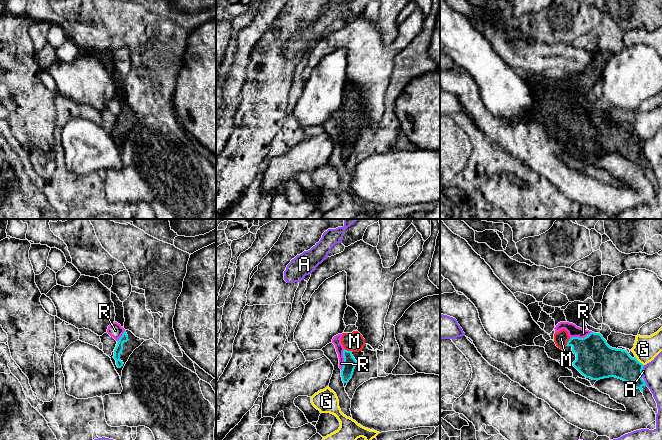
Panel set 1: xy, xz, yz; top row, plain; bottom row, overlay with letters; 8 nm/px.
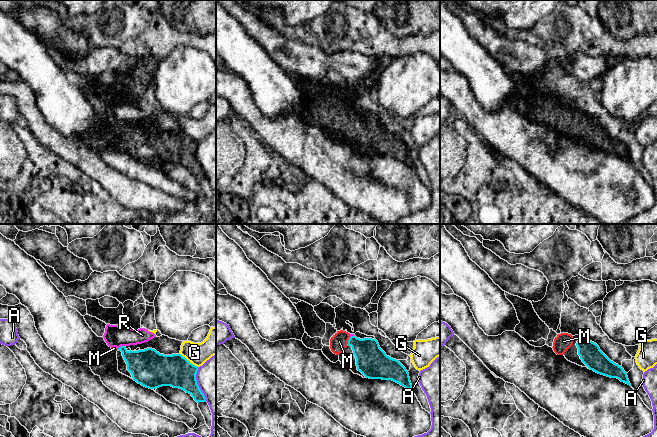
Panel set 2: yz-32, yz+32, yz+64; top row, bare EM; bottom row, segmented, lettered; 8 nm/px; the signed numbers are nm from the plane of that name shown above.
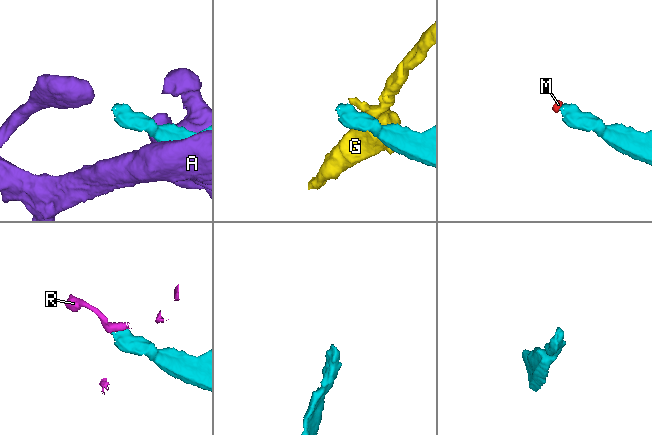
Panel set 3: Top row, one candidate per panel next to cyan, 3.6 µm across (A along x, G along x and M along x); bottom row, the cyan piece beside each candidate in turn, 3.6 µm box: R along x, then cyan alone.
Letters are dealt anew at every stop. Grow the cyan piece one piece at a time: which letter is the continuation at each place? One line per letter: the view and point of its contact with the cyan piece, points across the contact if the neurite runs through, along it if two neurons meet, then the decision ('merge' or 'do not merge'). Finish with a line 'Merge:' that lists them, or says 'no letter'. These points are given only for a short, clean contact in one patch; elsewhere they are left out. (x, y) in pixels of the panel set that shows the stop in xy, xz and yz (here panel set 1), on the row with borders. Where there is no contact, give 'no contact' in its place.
A: yz (641, 371) | do not merge
G: yz (638, 361) | along yz (635, 356), (643, 365) | do not merge
M: xz (348, 351) | across xz (349, 365), (348, 351), (349, 346), (354, 341) | merge
R: xz (344, 360) | along xz (344, 349), (341, 370) | do not merge
Merge: M

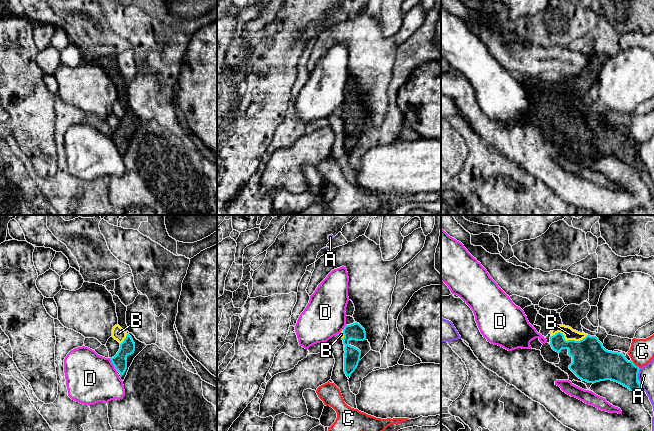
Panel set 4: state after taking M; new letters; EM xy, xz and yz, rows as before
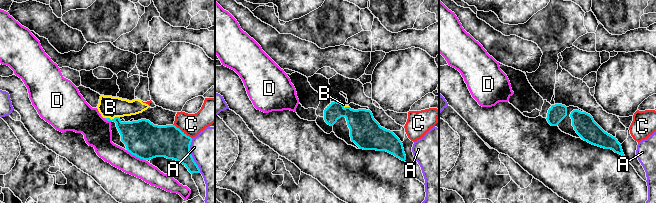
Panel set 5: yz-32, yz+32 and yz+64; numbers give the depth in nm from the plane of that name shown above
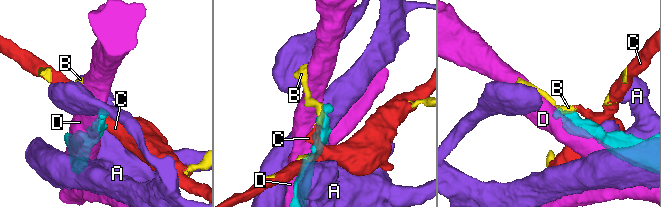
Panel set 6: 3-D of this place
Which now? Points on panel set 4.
A: yz (637, 374) | do not merge
B: yz (565, 340) | along yz (551, 335), (560, 332), (566, 340), (582, 339) | do not merge
C: yz (634, 364) | along yz (631, 359), (639, 368) | do not merge
D: xy (112, 363) | do not merge
Merge: no letter

